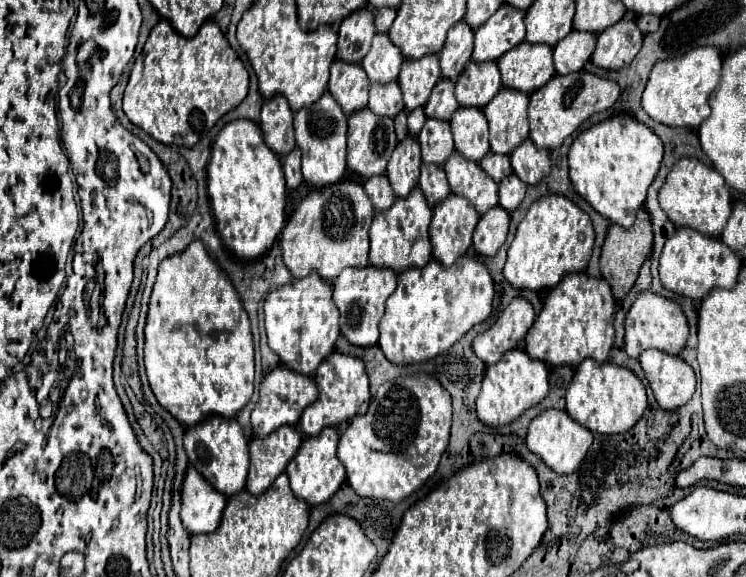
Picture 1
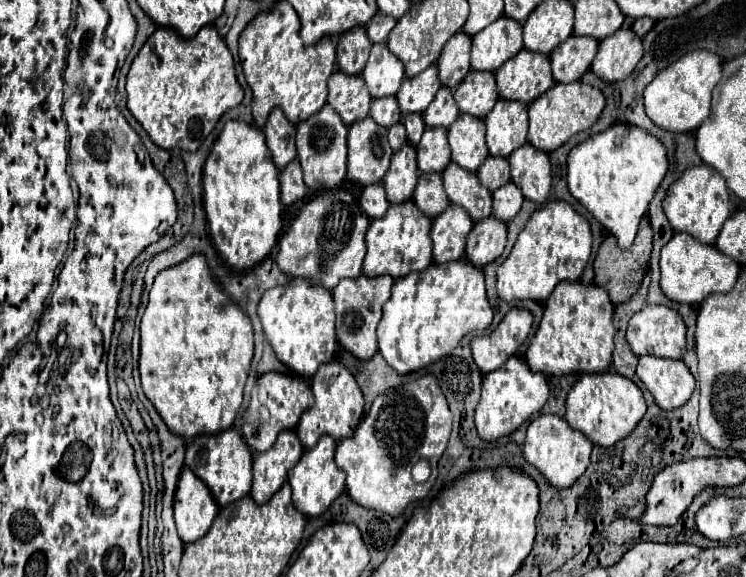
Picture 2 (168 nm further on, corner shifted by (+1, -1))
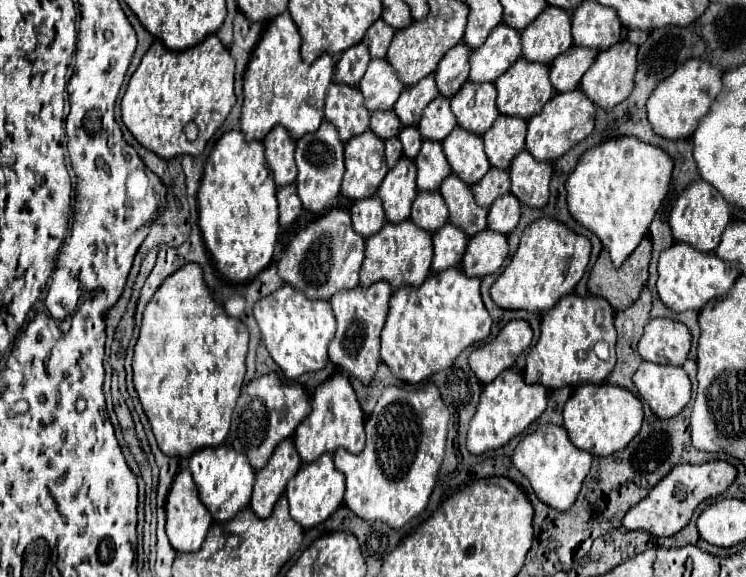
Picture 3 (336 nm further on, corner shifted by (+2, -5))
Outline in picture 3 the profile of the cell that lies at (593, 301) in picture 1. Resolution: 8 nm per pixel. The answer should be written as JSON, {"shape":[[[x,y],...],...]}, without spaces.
{"shape":[[[571,293],[569,297],[561,297],[549,313],[543,315],[541,321],[541,337],[537,345],[529,351],[527,355],[527,365],[525,365],[525,381],[527,383],[541,383],[543,387],[549,389],[559,389],[565,385],[579,385],[579,383],[603,383],[607,375],[615,367],[615,327],[613,327],[615,311],[609,305],[609,301],[601,297],[579,297]]]}

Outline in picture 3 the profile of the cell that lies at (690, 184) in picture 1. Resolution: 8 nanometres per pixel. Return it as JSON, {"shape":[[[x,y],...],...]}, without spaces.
{"shape":[[[705,181],[691,183],[677,197],[677,201],[671,209],[671,215],[669,215],[669,227],[671,227],[675,241],[689,243],[691,247],[705,251],[705,253],[715,251],[715,247],[719,245],[719,237],[725,231],[727,223],[729,223],[729,203],[721,197],[721,193],[717,189],[713,189],[713,185],[709,185]]]}

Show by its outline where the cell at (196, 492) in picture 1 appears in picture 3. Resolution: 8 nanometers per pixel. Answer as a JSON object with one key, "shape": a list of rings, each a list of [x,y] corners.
{"shape":[[[183,467],[177,473],[177,477],[173,481],[173,487],[169,491],[169,497],[167,497],[165,509],[167,509],[167,537],[169,537],[171,545],[175,547],[175,551],[179,551],[179,553],[197,551],[207,537],[207,531],[213,523],[213,517],[211,517],[209,509],[205,509],[205,505],[201,503],[197,487],[193,485],[193,477],[191,477],[187,467]]]}

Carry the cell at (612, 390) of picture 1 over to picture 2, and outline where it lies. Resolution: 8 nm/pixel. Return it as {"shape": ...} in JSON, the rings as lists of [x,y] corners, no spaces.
{"shape":[[[610,371],[600,375],[580,375],[566,399],[568,425],[602,447],[612,447],[620,439],[628,437],[638,421],[644,417],[644,413],[646,401],[642,391],[632,381],[626,381],[626,377],[618,377],[618,373]]]}

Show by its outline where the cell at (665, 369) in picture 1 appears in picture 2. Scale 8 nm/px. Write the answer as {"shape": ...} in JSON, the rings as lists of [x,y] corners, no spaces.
{"shape":[[[644,355],[640,357],[636,375],[652,393],[658,407],[666,411],[682,407],[694,391],[694,377],[682,361]]]}

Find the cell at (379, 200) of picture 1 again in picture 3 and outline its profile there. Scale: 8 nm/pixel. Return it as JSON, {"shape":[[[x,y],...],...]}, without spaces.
{"shape":[[[373,195],[355,201],[355,205],[351,207],[351,217],[353,217],[353,229],[363,237],[377,233],[385,223],[385,211],[381,199]]]}

